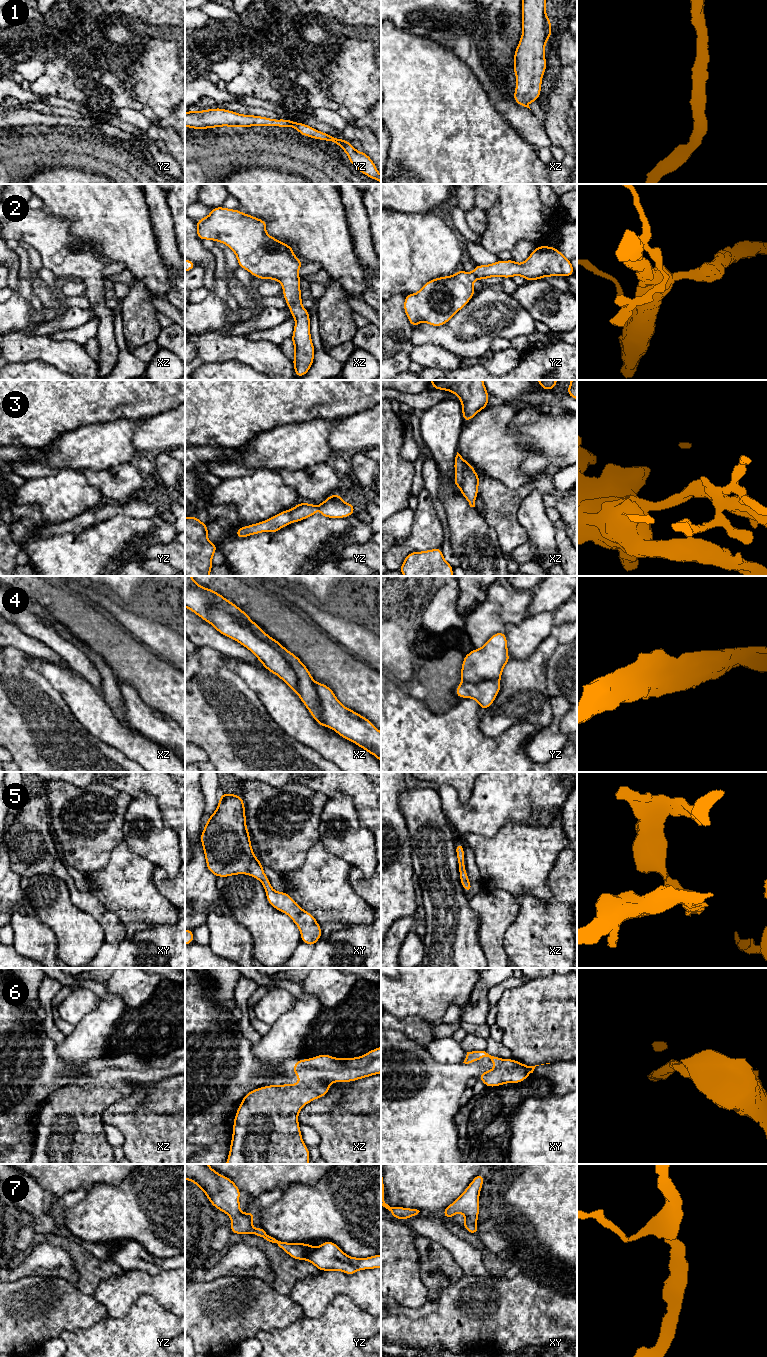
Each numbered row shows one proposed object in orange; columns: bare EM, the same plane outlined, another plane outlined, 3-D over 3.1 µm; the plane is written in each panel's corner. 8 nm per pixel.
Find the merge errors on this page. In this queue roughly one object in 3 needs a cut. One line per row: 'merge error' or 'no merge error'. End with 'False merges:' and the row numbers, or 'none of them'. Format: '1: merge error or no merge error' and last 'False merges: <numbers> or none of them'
1: no merge error
2: no merge error
3: no merge error
4: merge error
5: no merge error
6: no merge error
7: no merge error
False merges: 4

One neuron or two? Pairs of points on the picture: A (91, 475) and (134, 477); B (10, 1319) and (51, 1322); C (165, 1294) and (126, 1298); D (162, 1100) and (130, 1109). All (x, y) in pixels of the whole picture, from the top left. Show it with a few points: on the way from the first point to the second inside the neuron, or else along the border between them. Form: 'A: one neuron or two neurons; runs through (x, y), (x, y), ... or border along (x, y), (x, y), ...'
A: one neuron; runs through (102, 479), (123, 479)
B: one neuron; runs through (20, 1319), (41, 1319)
C: one neuron; runs through (155, 1289), (136, 1289)
D: two neurons; border along (144, 1083), (145, 1104), (153, 1112), (168, 1114)

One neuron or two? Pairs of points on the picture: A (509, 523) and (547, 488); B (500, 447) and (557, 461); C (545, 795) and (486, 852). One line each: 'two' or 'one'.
A: one
B: one
C: two

